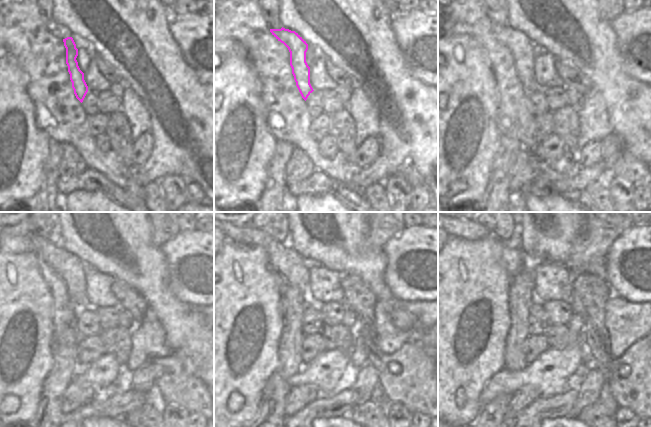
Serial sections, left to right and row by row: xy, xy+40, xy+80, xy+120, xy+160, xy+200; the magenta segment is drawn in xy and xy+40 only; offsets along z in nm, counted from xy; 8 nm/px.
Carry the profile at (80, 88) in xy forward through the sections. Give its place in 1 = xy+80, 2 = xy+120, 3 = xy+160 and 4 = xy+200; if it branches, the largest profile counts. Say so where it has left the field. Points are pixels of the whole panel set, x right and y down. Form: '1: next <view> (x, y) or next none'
1: next xy+80 (520, 46)
2: next xy+120 (70, 268)
3: next xy+160 (292, 267)
4: next xy+200 (513, 261)

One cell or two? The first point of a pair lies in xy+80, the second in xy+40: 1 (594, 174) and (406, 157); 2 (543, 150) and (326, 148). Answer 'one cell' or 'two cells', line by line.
1: one cell
2: one cell

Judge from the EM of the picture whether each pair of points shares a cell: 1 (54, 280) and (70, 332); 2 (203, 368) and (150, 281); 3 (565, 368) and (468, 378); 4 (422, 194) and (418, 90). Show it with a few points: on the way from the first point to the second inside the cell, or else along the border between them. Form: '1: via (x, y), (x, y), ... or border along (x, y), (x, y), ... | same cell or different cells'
1: via (60, 293), (64, 319) | same cell
2: via (203, 346), (164, 303) | same cell
3: border along (503, 368), (486, 382), (480, 395) | different cells
4: border along (424, 184), (427, 188) | different cells

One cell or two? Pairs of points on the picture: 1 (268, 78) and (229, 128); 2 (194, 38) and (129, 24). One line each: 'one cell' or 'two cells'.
1: two cells
2: two cells

